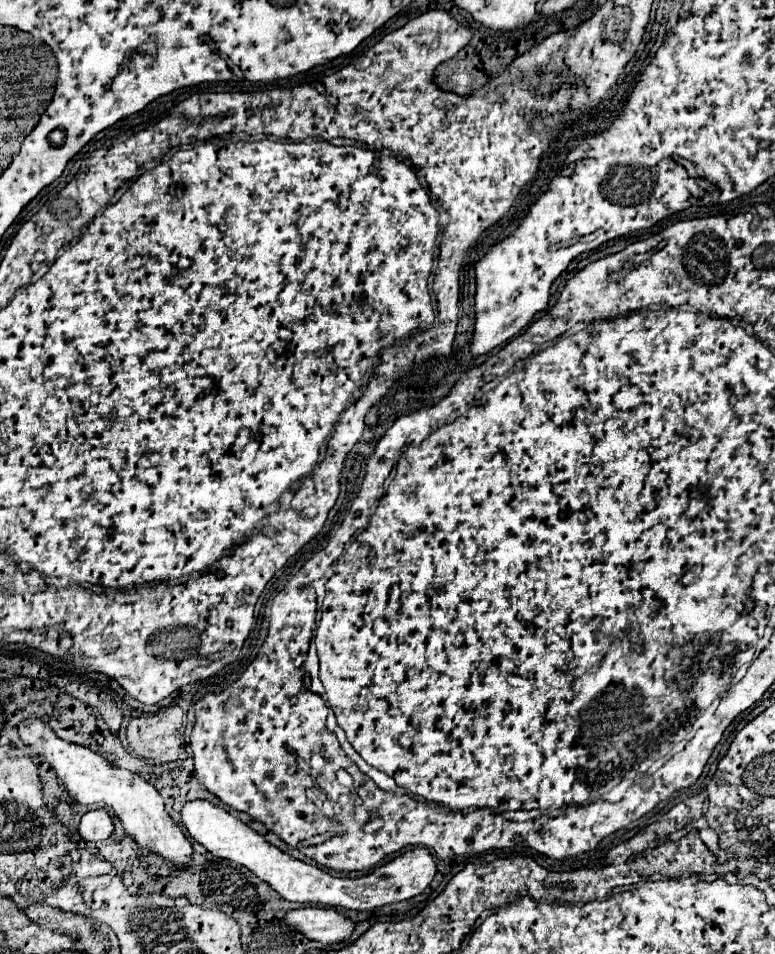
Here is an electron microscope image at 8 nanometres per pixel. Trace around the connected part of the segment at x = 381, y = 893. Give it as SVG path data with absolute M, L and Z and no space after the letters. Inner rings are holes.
M207 800L187 802L181 808L181 824L187 828L189 836L197 840L199 844L203 844L213 856L223 860L233 860L249 868L263 882L267 882L281 898L291 902L301 902L301 904L321 904L327 908L345 908L345 910L373 910L373 908L393 904L393 902L403 902L421 894L431 884L437 872L431 852L427 848L413 848L393 858L387 864L377 866L373 872L365 876L337 878L313 864L305 864L301 860L287 856L279 848L271 846L263 836L253 832L239 818L235 818L227 810Z

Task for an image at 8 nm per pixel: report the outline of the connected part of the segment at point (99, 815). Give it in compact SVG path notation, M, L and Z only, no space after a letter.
M91 810L79 822L79 836L87 842L105 840L113 832L113 822L107 810Z

